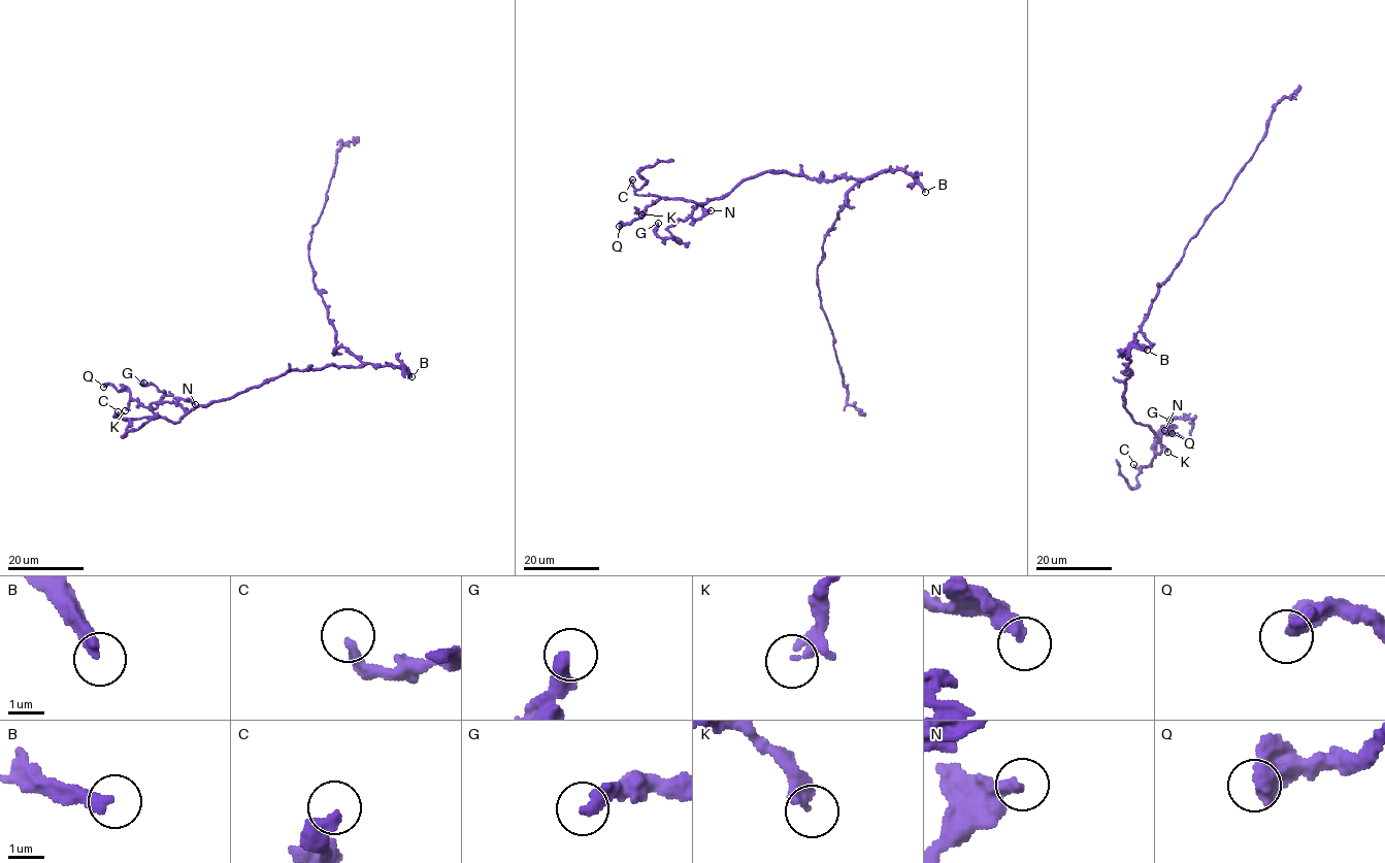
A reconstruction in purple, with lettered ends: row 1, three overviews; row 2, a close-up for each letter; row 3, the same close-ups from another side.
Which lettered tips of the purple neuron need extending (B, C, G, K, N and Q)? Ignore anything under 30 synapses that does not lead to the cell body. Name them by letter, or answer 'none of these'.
B

